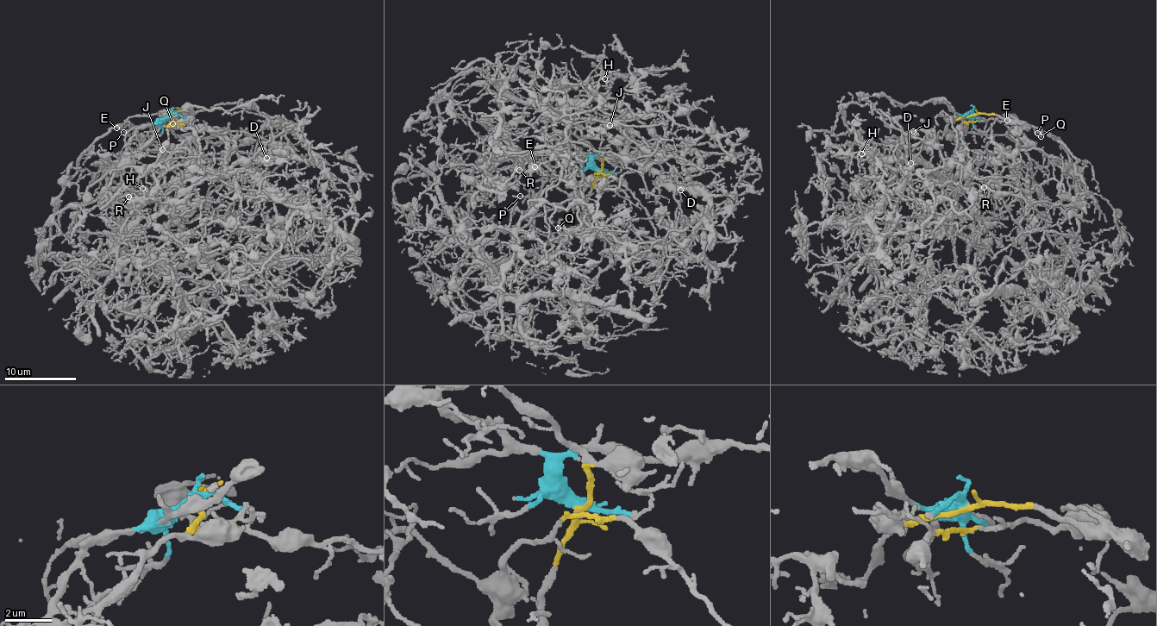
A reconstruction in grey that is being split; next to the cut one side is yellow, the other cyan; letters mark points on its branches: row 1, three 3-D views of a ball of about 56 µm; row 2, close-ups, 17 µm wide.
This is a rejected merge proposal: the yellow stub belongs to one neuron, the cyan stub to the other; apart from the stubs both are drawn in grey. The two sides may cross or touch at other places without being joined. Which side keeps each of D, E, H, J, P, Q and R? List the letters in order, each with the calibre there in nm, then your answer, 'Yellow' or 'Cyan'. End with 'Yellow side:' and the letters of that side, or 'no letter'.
D: Thickness 120 nm. Cyan
E: Thickness 120 nm. Yellow
H: Thickness 170 nm. Cyan
J: Thickness 150 nm. Cyan
P: Thickness 120 nm. Yellow
Q: Thickness 80 nm. Yellow
R: Thickness 130 nm. Cyan
Yellow side: E, P, Q

